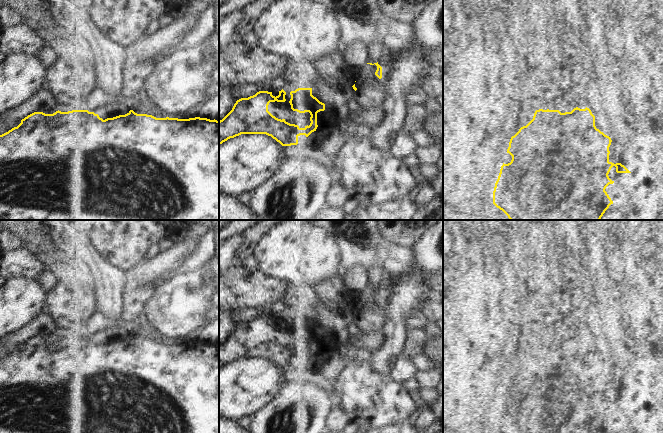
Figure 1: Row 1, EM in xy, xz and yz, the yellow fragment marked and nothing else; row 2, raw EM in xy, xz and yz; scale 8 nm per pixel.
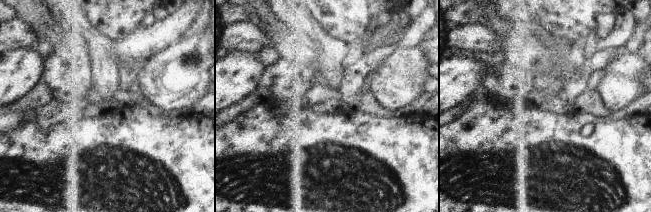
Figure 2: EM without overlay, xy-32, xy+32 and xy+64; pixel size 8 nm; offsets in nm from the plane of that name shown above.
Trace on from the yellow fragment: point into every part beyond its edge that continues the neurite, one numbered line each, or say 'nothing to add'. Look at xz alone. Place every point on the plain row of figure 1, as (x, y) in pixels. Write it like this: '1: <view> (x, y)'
nothing to add

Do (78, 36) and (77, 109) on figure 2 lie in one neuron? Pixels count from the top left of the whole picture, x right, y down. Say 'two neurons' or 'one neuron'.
one neuron

